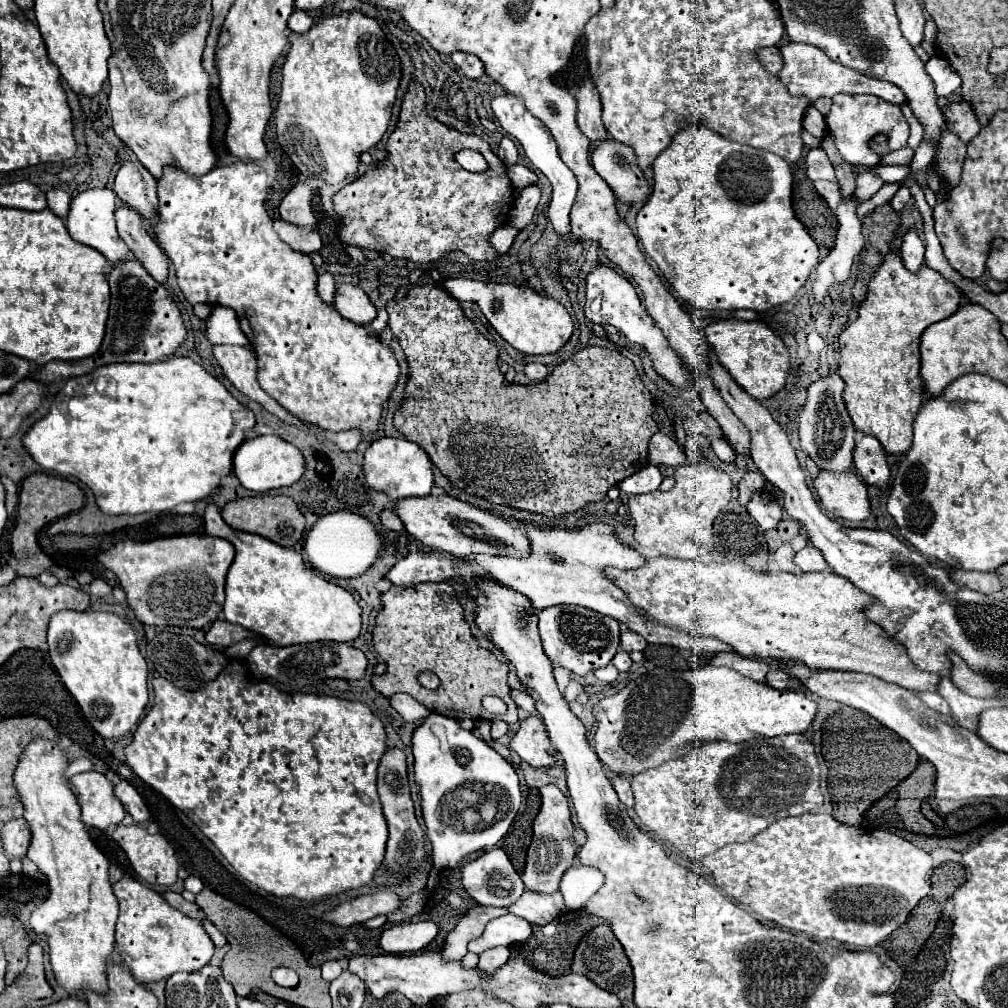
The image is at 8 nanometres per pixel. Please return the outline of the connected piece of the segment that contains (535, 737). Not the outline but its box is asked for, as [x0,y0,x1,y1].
[511,717,557,767]

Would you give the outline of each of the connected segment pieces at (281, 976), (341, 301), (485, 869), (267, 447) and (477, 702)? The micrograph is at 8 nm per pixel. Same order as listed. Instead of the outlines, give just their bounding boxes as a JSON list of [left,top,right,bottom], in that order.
[[273,967,297,985],[333,285,377,325],[463,849,525,907],[21,357,305,515],[373,583,517,723]]

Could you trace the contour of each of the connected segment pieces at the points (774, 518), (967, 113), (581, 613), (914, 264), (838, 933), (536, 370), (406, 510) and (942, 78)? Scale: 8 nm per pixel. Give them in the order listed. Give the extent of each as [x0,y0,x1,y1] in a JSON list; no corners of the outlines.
[[747,493,781,531],[943,103,979,143],[539,605,619,675],[901,231,925,273],[703,813,933,949],[525,363,549,383],[393,493,529,557],[925,55,961,97]]

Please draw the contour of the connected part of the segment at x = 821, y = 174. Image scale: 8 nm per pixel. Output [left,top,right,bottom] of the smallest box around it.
[807,149,835,181]

